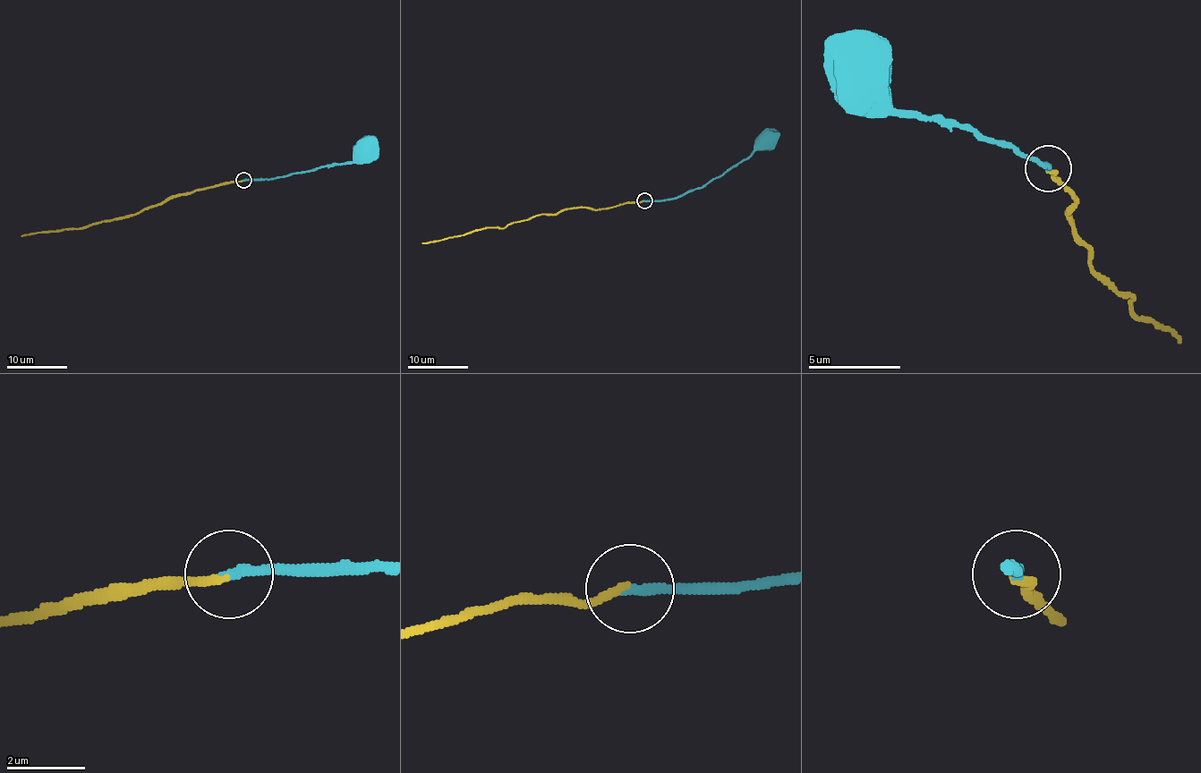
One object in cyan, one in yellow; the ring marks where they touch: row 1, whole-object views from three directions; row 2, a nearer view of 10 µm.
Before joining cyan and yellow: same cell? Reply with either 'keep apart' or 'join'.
join

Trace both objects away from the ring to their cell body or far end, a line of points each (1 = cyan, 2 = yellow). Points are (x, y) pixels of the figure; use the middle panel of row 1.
1: (644, 200), (676, 199), (704, 187), (750, 156), (755, 141), (763, 134), (766, 136)
2: (644, 200), (606, 209), (571, 208), (557, 214), (538, 214), (503, 227), (485, 227), (422, 243)

